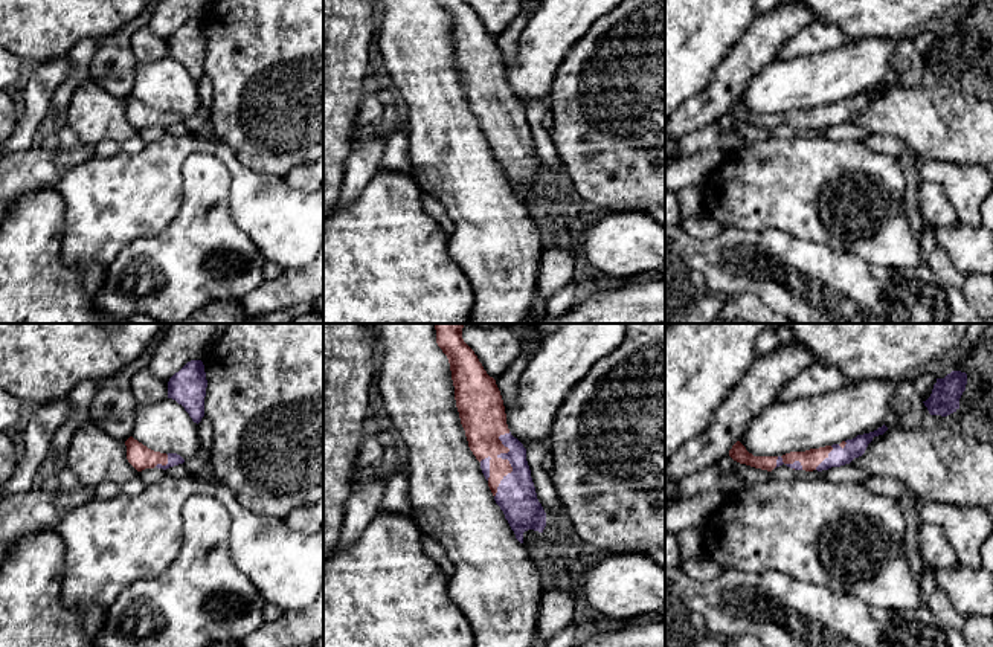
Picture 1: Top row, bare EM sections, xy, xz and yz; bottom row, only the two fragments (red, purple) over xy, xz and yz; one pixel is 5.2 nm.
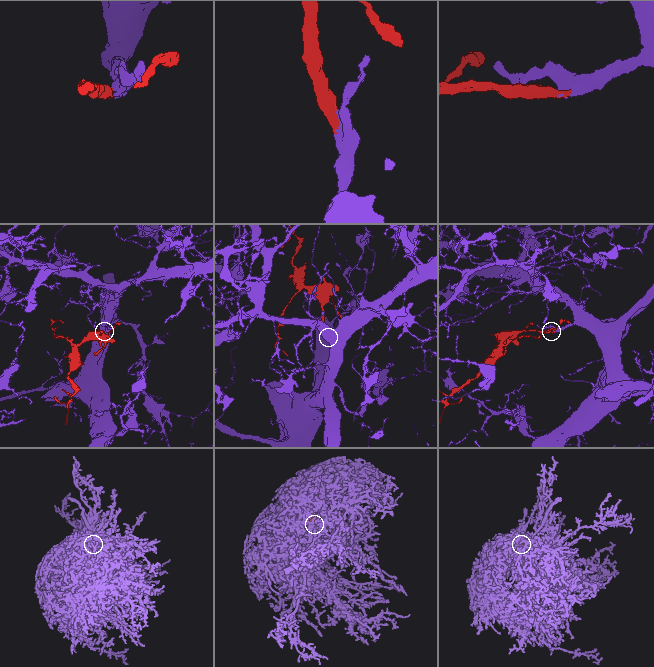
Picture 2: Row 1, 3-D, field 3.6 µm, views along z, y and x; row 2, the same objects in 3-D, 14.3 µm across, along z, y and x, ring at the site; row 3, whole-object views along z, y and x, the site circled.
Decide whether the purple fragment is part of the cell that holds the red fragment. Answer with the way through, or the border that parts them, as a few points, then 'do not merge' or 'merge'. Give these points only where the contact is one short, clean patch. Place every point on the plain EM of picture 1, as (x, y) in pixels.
merge

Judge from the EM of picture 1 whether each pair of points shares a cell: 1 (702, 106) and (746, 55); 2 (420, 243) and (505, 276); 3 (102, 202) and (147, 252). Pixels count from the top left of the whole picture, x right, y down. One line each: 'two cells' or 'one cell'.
1: one cell
2: two cells
3: two cells

